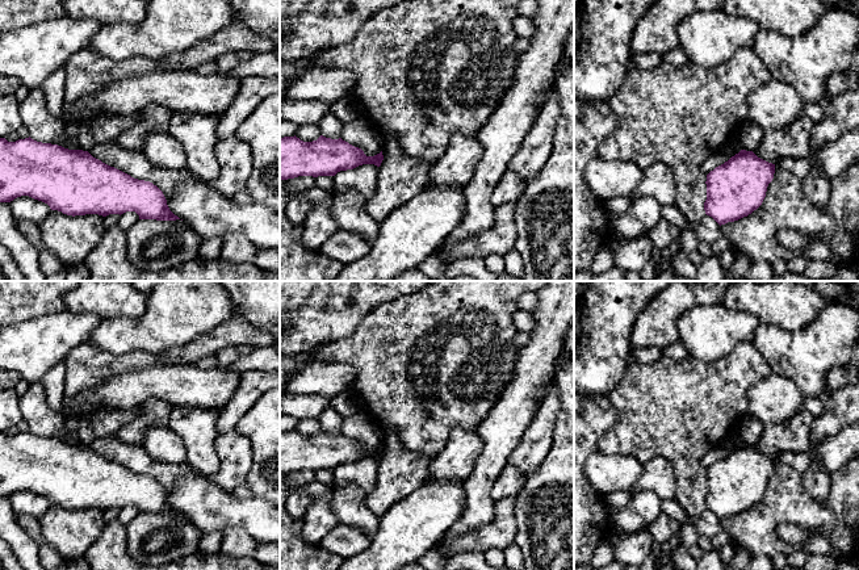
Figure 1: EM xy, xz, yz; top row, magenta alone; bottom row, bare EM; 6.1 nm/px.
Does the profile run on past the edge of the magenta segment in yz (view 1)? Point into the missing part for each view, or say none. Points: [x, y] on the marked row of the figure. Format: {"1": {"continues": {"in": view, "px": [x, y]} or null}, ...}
{"1": {"continues": null}}

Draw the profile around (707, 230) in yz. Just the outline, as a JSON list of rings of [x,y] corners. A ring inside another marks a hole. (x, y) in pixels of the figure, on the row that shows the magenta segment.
[[[662,205],[661,215],[682,231],[692,231],[700,242],[713,244],[721,238],[720,225],[707,214],[700,222],[692,223],[684,218],[676,205]]]

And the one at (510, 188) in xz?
[[[507,171],[496,184],[491,204],[496,208],[507,202],[516,201],[524,192],[525,183],[514,172]]]

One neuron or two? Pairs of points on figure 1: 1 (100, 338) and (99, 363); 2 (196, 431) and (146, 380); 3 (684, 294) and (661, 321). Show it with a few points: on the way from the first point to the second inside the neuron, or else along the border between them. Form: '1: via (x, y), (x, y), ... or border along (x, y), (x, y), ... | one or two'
1: border along (88, 340), (114, 353), (130, 352) | two
2: border along (174, 405), (191, 405), (204, 409) | two
3: via (678, 301), (665, 314) | one

